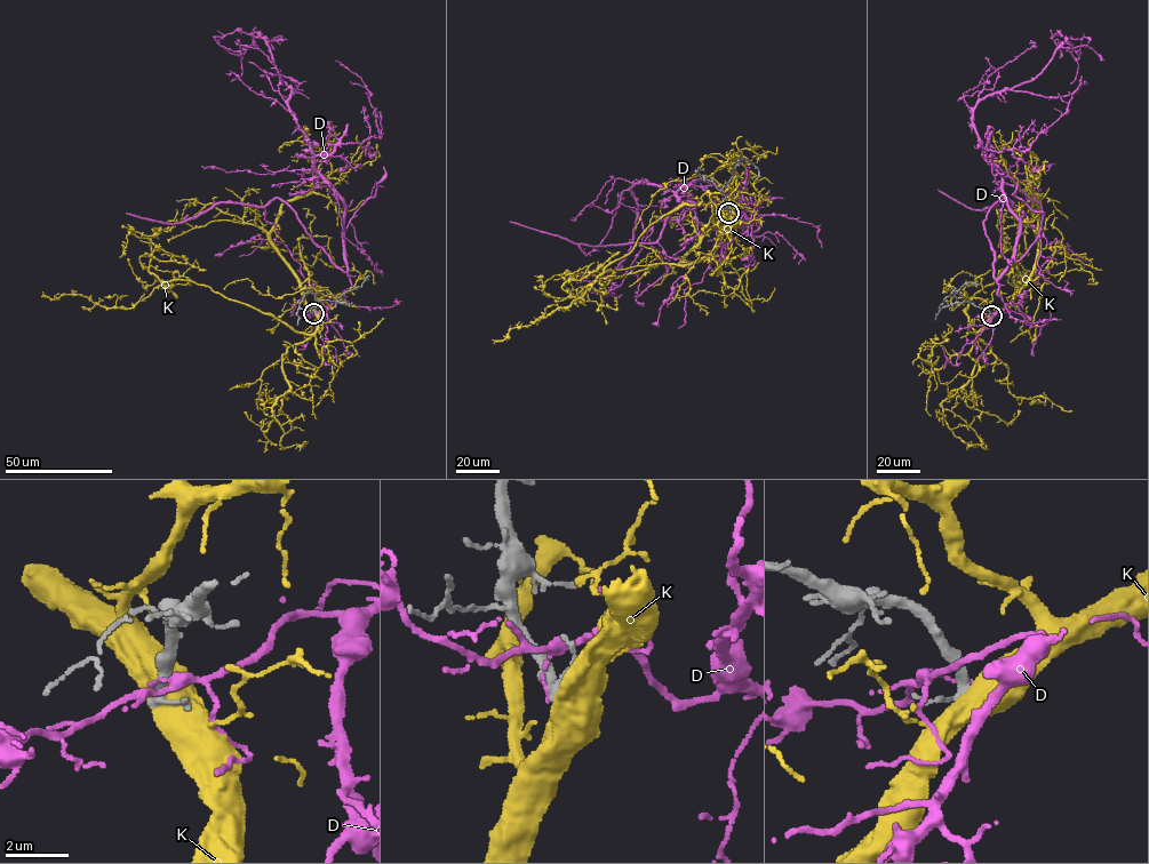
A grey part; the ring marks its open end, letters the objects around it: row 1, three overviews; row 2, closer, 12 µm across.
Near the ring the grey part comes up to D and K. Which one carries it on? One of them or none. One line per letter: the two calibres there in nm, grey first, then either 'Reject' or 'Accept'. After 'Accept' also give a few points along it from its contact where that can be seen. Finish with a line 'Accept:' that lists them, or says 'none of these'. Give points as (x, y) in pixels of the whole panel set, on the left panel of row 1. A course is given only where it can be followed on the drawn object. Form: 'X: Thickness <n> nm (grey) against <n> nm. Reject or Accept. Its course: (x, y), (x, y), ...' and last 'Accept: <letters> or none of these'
D: Thickness 320 nm (grey) against 90 nm. Reject
K: Thickness 280 nm (grey) against 950 nm. Reject
Accept: none of these

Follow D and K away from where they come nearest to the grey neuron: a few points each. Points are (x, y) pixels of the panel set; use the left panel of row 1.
D: (314, 312), (351, 286), (345, 206), (314, 166), (270, 47), (237, 30), (214, 38), (241, 55)
K: (314, 312), (310, 334), (192, 281), (166, 281), (126, 309), (42, 292)

